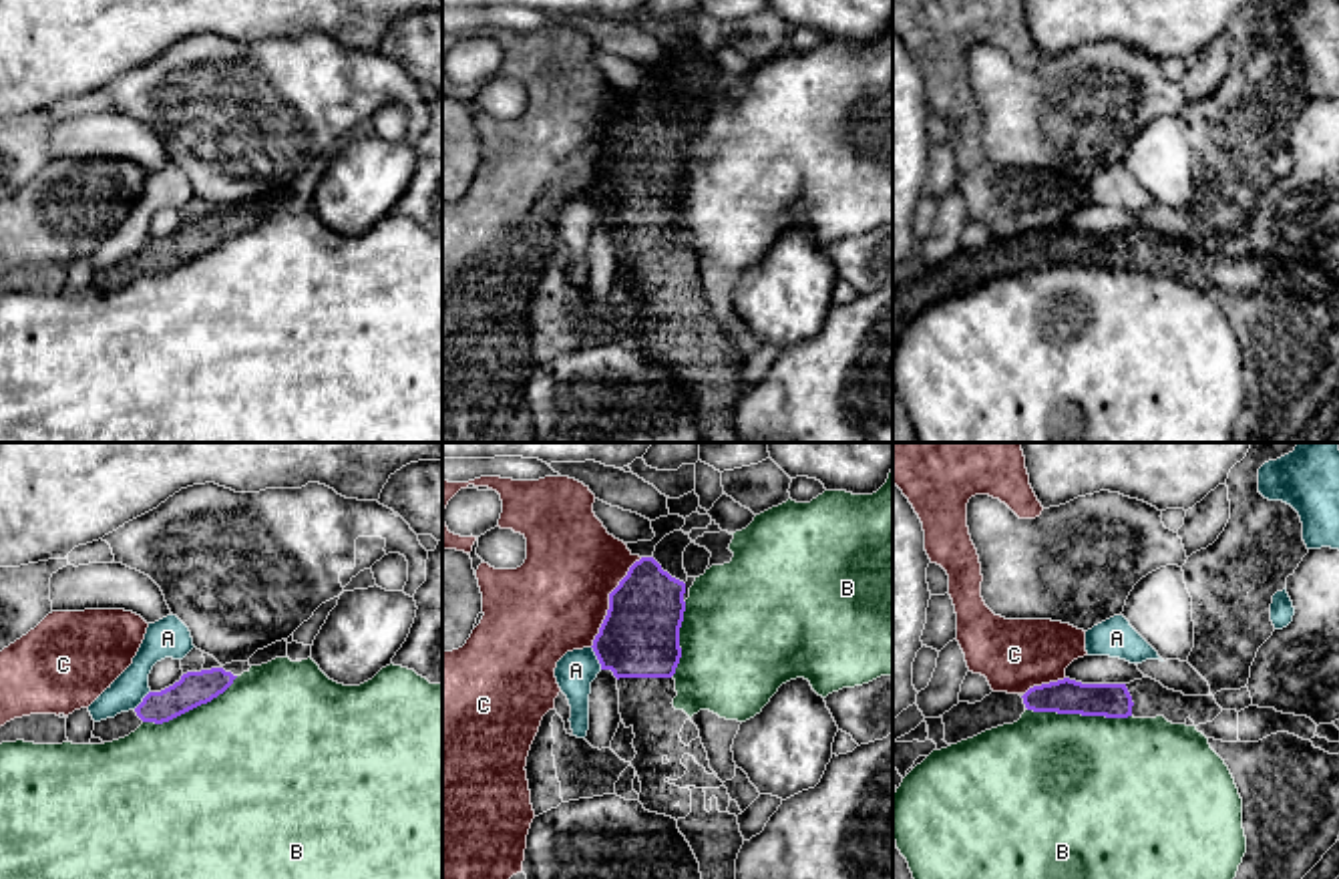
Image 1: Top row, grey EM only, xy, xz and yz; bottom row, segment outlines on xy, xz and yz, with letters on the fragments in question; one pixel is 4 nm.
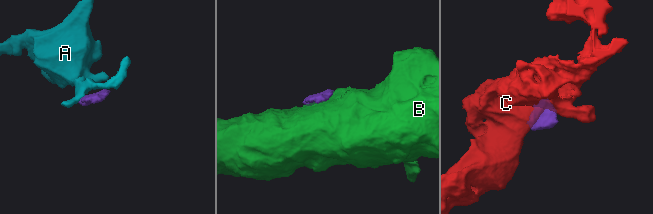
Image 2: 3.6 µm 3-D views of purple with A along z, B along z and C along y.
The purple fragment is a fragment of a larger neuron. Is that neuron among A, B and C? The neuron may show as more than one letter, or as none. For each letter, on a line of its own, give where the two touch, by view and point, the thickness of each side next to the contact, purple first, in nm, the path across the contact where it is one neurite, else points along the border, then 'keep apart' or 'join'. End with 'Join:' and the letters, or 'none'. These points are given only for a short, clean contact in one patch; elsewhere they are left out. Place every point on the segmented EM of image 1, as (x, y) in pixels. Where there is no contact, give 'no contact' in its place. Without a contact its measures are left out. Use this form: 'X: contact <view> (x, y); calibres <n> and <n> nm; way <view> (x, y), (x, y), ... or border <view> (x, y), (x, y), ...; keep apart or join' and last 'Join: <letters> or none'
A: contact xz (598, 658); calibres 320 and 160 nm; border xz (592, 646), (602, 668); keep apart
B: contact yz (1080, 713); calibres 140 and 480 nm; keep apart
C: contact xz (610, 602); calibres 320 and 400 nm; border xz (642, 558), (610, 594), (608, 614), (590, 646); keep apart
Join: none

